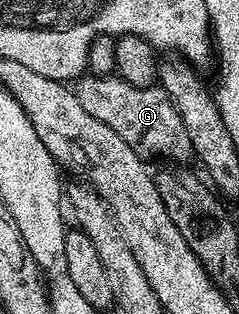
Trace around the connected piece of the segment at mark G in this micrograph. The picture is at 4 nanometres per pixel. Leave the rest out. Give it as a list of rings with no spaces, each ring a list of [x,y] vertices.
[[[87,73],[79,77],[73,87],[79,103],[101,123],[107,123],[120,138],[143,159],[170,157],[170,162],[185,163],[193,157],[191,139],[187,139],[187,127],[175,111],[175,103],[160,86],[133,87],[114,74],[95,76]]]

